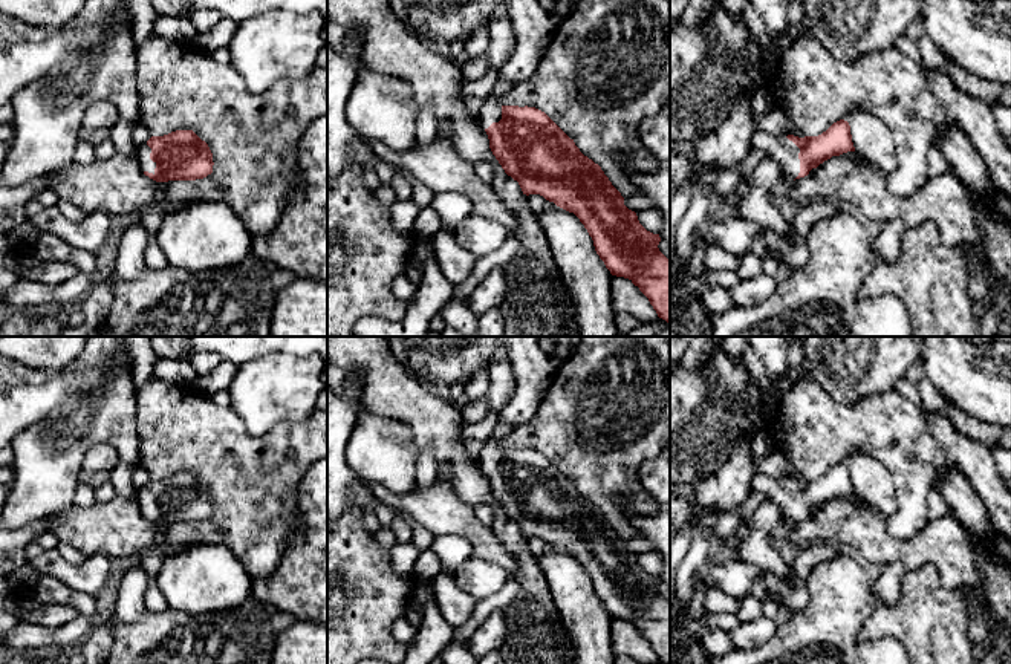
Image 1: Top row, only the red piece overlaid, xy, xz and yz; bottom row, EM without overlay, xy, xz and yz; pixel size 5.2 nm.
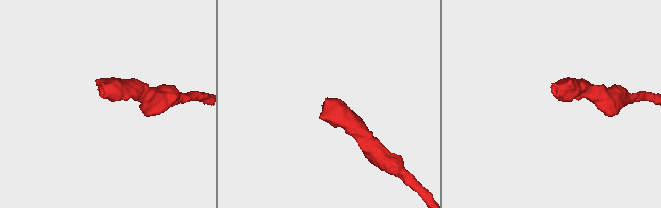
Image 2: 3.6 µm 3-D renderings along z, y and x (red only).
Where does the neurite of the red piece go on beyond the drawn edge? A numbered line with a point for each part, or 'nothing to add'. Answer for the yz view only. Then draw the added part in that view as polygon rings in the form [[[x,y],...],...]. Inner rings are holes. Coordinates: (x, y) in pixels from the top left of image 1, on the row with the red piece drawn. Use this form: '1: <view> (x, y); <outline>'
1: yz (785, 152); [[[756,130],[749,139],[749,150],[760,150],[775,159],[783,176],[789,181],[794,181],[800,173],[800,148],[786,136],[774,136],[766,132]]]

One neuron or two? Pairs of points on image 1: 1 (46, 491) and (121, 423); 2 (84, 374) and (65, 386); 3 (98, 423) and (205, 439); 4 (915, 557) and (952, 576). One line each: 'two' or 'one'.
1: one
2: one
3: two
4: one

